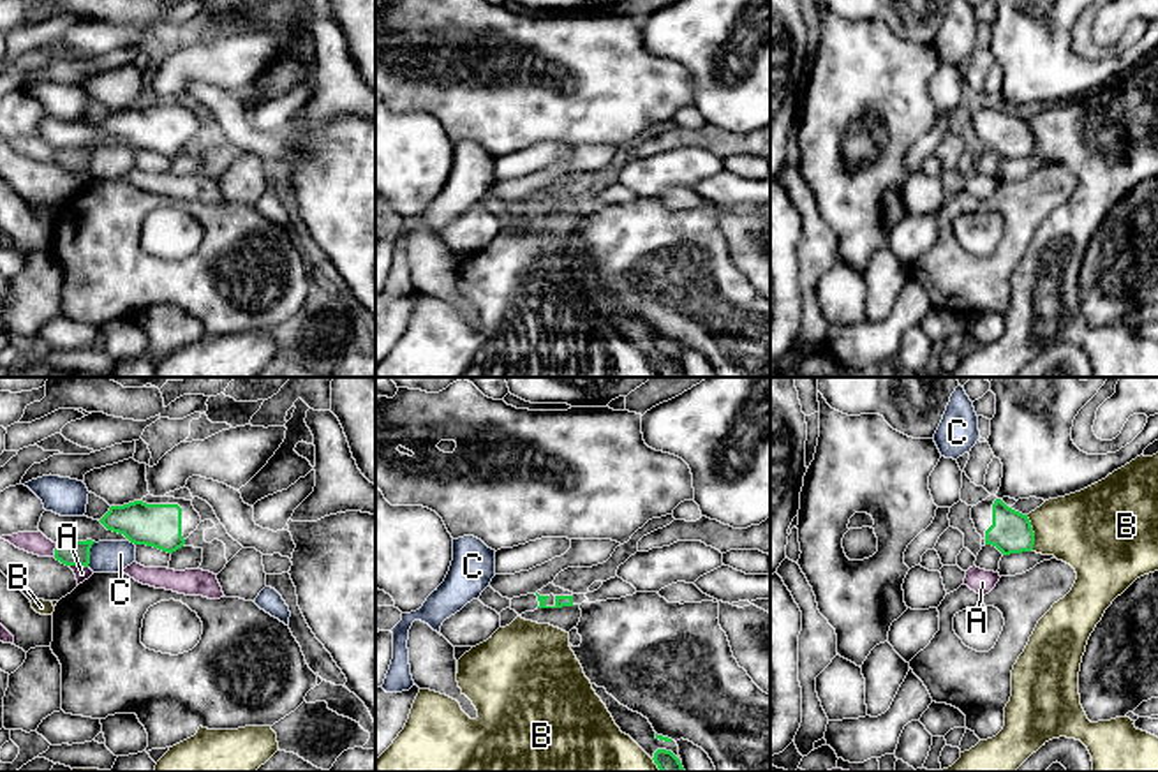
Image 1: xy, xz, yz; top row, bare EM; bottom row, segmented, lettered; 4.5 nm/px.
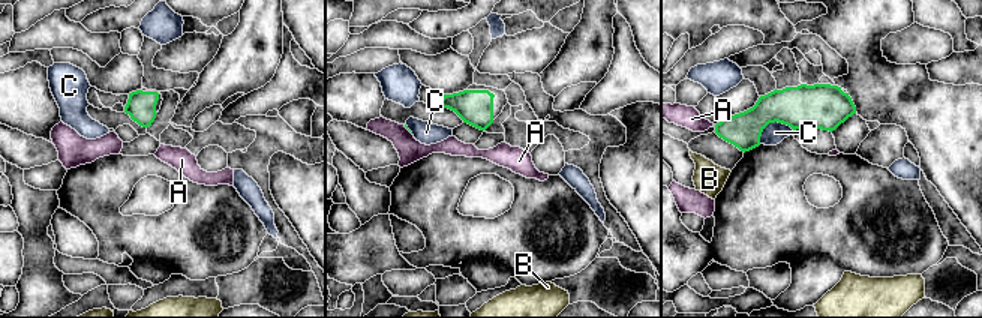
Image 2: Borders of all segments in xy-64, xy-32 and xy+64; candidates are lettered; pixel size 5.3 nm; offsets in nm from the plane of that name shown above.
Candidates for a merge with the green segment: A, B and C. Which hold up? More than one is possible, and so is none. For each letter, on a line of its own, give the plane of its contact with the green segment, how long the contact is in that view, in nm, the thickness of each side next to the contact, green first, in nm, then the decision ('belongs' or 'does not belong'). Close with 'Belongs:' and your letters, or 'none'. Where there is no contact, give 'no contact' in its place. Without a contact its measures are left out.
A: xy | 90 nm | 110/70 nm | does not belong
B: yz | 160 nm | 190/360 nm | does not belong
C: xy | 120 nm | 110/140 nm | does not belong
Belongs: none

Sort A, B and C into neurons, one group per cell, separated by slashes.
A / B / C

